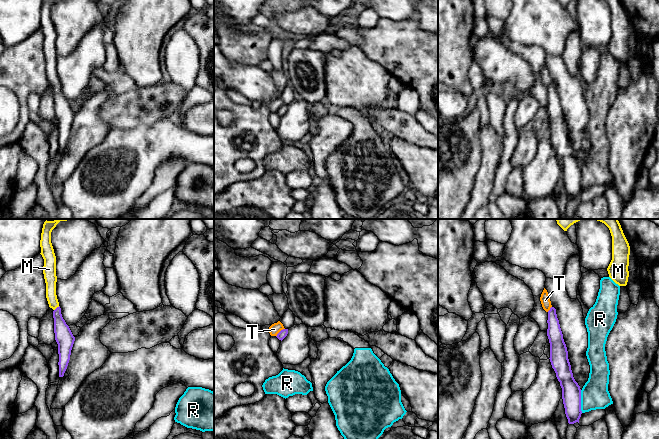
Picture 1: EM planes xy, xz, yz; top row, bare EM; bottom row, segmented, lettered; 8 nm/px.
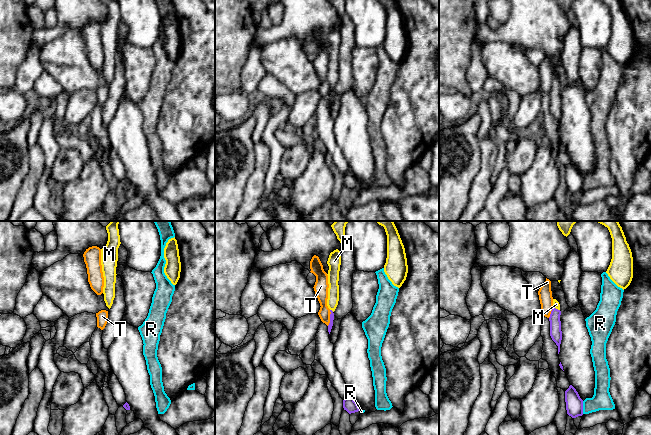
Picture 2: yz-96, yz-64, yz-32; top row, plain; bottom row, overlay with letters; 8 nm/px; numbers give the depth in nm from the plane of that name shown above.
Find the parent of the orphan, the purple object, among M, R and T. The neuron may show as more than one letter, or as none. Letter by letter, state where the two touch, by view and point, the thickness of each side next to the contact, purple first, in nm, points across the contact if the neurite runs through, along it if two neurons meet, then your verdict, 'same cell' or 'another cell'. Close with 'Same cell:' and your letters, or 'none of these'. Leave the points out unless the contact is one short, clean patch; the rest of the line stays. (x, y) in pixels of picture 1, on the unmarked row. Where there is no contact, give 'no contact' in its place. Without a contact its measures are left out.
M: meets purple in xy at (56, 84); 140 nm thick on the purple side, 100 nm on the other; runs through xy (63, 111), (56, 84), (51, 72), (50, 54); same cell
R: meets purple in yz at (580, 177); 160 nm thick on the purple side, 220 nm on the other; another cell
T: meets purple in xz at (279, 108); 70 nm thick on the purple side, 90 nm on the other; border along xz (284, 104), (276, 112); another cell
Same cell: M

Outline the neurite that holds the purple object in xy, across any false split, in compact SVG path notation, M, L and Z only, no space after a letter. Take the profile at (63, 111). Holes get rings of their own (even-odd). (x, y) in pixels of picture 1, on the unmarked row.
M43 0L40 16L40 30L44 35L43 50L46 59L46 74L49 83L54 86L54 109L55 116L58 120L59 153L63 153L70 136L75 113L62 93L61 84L56 71L56 32L51 19L51 8L56 1L57 0Z

